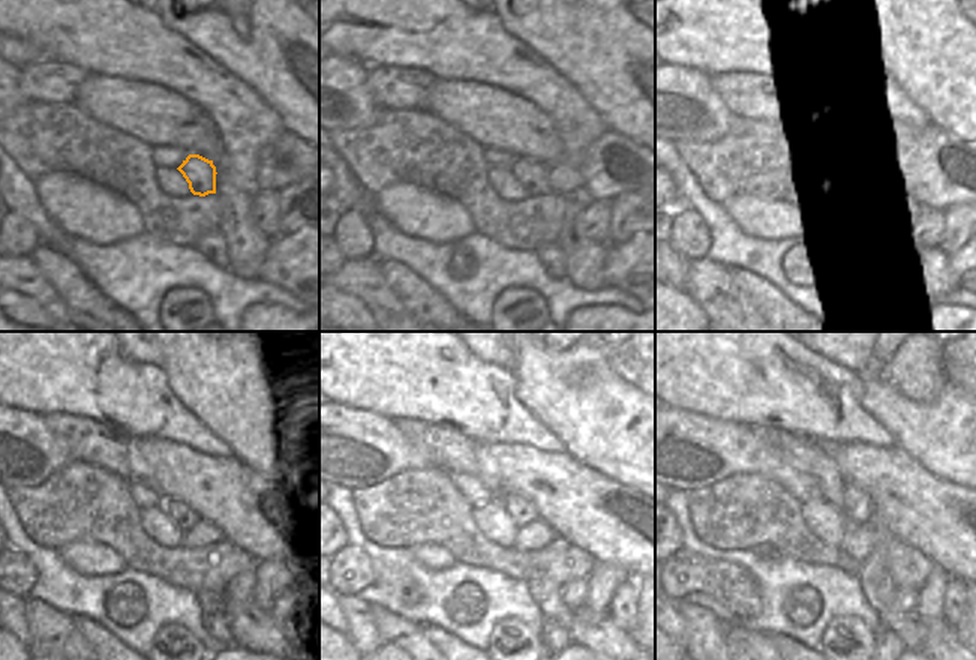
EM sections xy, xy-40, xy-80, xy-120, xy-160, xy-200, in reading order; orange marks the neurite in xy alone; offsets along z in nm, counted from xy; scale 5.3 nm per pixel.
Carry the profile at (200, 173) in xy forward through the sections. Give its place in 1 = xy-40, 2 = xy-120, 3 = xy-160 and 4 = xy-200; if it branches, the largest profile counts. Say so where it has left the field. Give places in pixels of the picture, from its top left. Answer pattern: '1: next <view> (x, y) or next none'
1: next xy-40 (534, 177)
2: next xy-120 (186, 518)
3: next xy-160 (522, 512)
4: next xy-200 (856, 506)

